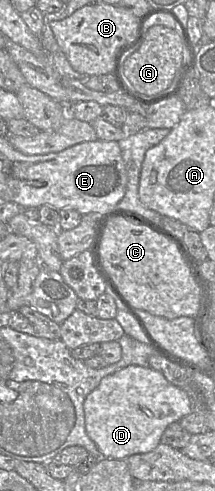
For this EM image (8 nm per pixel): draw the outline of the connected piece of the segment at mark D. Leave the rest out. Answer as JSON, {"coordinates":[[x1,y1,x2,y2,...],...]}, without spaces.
{"coordinates":[[137,365,105,376,86,396,83,409,86,433,102,457,123,460,154,450,168,425,192,413,184,390,171,384,161,372]]}

